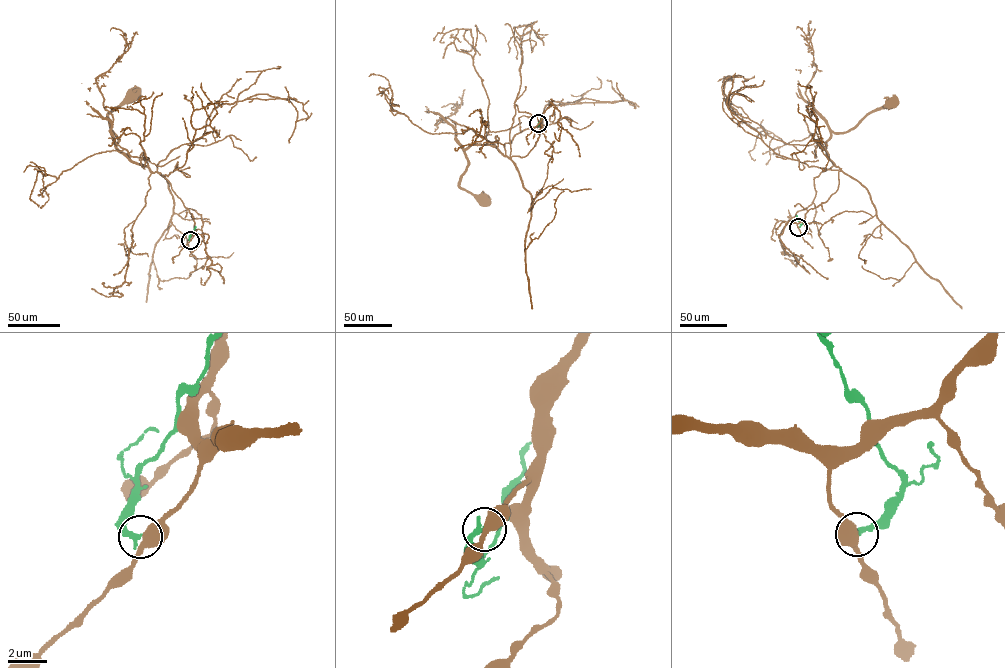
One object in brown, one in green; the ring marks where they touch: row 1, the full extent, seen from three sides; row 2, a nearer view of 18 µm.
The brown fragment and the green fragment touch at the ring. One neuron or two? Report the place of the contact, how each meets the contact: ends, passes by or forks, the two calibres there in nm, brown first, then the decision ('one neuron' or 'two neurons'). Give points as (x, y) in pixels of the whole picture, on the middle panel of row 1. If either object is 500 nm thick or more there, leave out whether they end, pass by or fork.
at (538, 123); brown passes by; green ends there; 480 nm thick on the brown side, 280 nm on the other; two neurons

